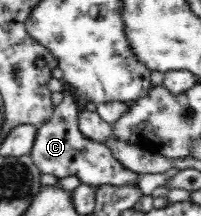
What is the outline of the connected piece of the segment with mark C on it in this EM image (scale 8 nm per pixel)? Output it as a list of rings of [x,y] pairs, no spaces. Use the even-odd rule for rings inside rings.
[[[64,87],[62,90],[62,103],[53,110],[53,116],[42,125],[37,125],[34,143],[30,149],[30,158],[40,173],[54,175],[58,179],[63,177],[76,177],[80,183],[89,186],[96,185],[137,185],[139,175],[122,166],[112,155],[110,148],[102,142],[86,137],[79,128],[79,111],[83,108],[73,89]]]

